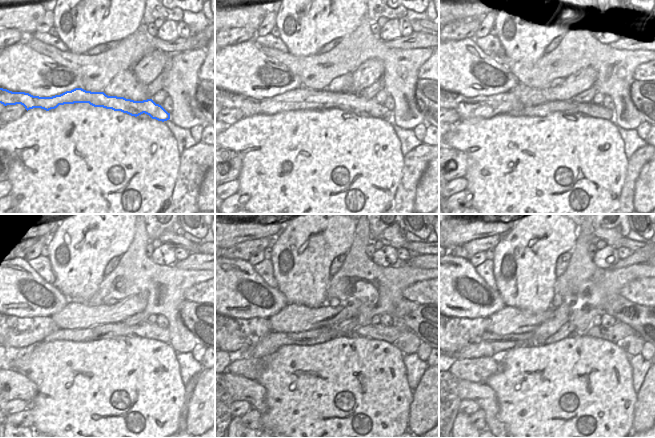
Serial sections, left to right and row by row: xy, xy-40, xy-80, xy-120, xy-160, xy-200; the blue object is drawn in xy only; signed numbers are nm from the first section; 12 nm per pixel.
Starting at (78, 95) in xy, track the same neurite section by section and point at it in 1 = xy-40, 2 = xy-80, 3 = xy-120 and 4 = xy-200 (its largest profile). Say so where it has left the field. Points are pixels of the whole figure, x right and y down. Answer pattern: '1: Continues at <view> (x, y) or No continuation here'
1: Continues at xy-40 (303, 98)
2: Continues at xy-80 (484, 107)
3: Continues at xy-120 (16, 332)
4: Continues at xy-200 (459, 332)

